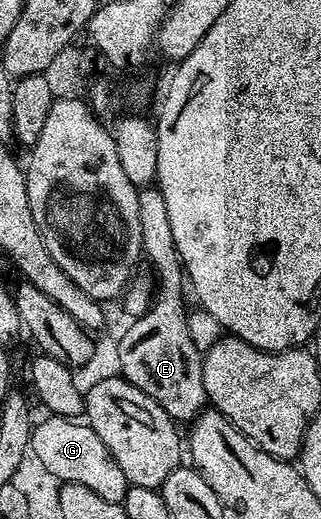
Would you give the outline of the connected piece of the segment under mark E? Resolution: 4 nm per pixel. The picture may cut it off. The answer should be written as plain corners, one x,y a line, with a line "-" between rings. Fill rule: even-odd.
138,189
139,198
139,222
143,224
143,244
141,249
144,257
149,258
157,278
161,281
161,291
156,291
155,297
149,305
149,310
141,317
134,317
126,328
125,335
116,343
119,348
121,363
120,377
126,378
139,392
147,392
163,412
178,424
192,423
193,419
206,409
207,399
203,388
203,357
202,351
195,348
195,340
191,340
191,332
187,332
187,305
185,306
185,294
181,289
186,289
187,275
181,265
181,257
175,248
175,236
171,236
171,219
167,217
167,203
164,202
160,189

